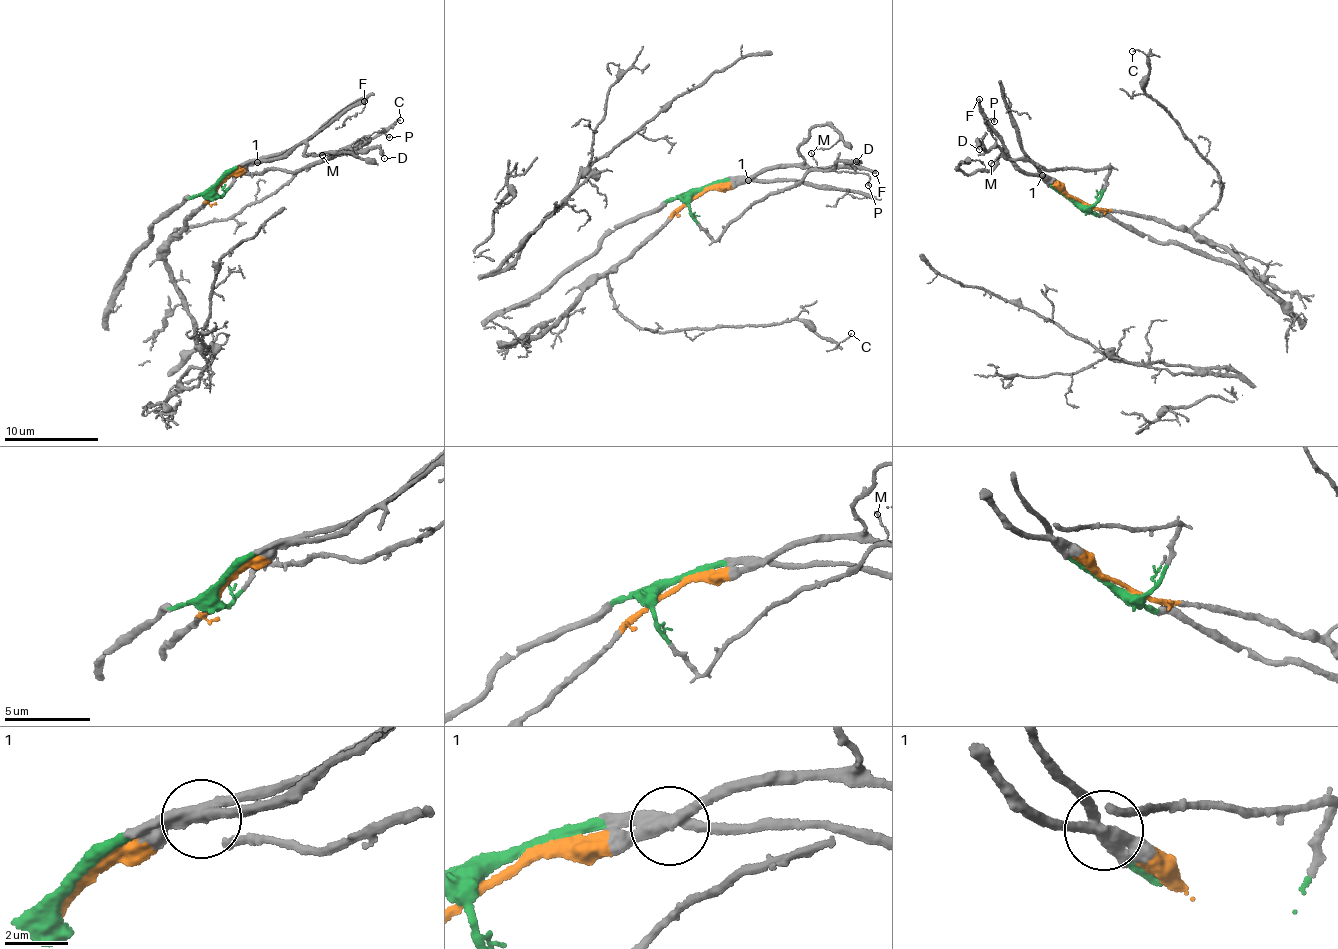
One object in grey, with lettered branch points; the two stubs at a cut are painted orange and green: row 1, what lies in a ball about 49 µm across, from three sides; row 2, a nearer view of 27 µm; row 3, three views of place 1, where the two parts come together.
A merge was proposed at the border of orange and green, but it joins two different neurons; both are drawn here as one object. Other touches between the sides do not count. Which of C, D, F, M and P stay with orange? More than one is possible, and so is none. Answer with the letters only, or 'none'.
C, F

